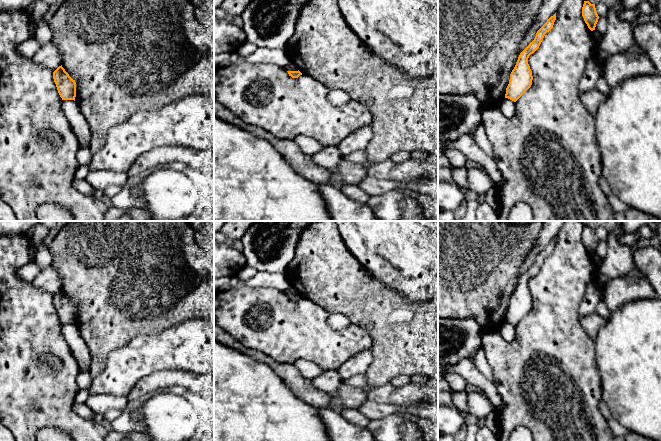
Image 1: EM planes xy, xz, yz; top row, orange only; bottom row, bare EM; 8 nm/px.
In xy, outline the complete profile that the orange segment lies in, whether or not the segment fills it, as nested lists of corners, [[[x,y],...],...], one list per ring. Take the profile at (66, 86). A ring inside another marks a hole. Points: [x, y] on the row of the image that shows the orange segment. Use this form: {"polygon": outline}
{"polygon": [[[62,65],[53,72],[53,79],[62,100],[75,101],[76,82],[69,76]]]}

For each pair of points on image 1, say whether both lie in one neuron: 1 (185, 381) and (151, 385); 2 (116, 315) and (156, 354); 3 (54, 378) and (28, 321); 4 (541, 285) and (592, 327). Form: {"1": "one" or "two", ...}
{"1": "one", "2": "two", "3": "one", "4": "two"}

